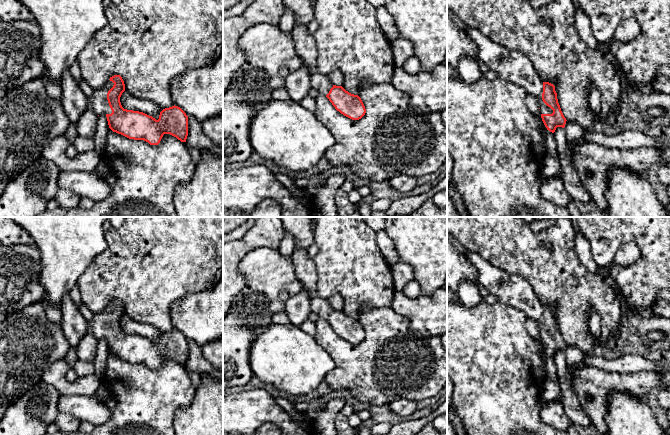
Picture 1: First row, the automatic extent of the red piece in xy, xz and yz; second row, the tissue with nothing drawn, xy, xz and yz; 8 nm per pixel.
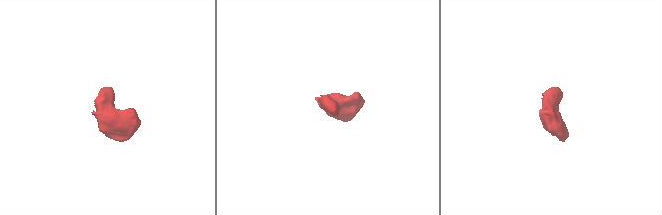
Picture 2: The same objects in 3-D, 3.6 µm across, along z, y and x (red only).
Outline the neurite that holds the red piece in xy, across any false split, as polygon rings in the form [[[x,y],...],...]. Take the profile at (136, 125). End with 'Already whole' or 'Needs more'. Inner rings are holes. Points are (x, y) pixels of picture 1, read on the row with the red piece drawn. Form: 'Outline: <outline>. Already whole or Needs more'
Outline: [[[120,75],[110,77],[100,89],[95,89],[89,98],[91,109],[97,114],[105,114],[109,128],[129,139],[144,140],[150,145],[158,145],[164,134],[170,134],[181,142],[188,136],[188,116],[178,106],[165,108],[156,120],[143,112],[124,109],[120,97],[125,84]]]. Needs more

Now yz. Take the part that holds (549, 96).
Outline: [[[467,27],[465,32],[477,45],[478,58],[482,63],[495,71],[499,78],[523,87],[537,98],[547,130],[554,133],[557,127],[565,127],[567,120],[558,103],[555,86],[540,79],[525,55],[496,44],[477,29]]]. Needs more

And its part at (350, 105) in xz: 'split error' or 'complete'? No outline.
split error

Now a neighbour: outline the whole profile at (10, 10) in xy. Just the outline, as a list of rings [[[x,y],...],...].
[[[0,0],[0,20],[6,22],[34,21],[34,16],[18,0]]]

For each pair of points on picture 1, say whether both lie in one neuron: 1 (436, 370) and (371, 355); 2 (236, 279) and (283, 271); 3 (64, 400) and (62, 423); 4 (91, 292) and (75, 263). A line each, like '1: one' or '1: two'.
1: one
2: two
3: two
4: two

